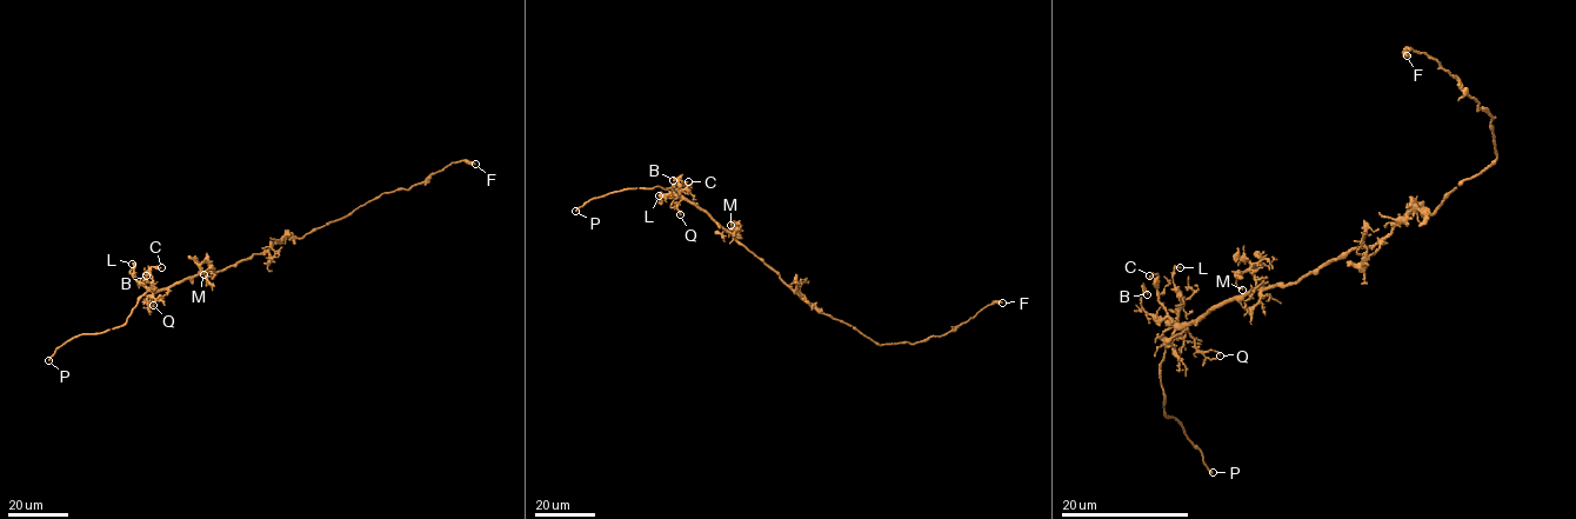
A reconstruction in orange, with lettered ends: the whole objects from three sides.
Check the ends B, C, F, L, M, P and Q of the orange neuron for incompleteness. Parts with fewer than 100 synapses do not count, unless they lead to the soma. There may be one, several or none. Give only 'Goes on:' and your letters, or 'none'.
Goes on: P

